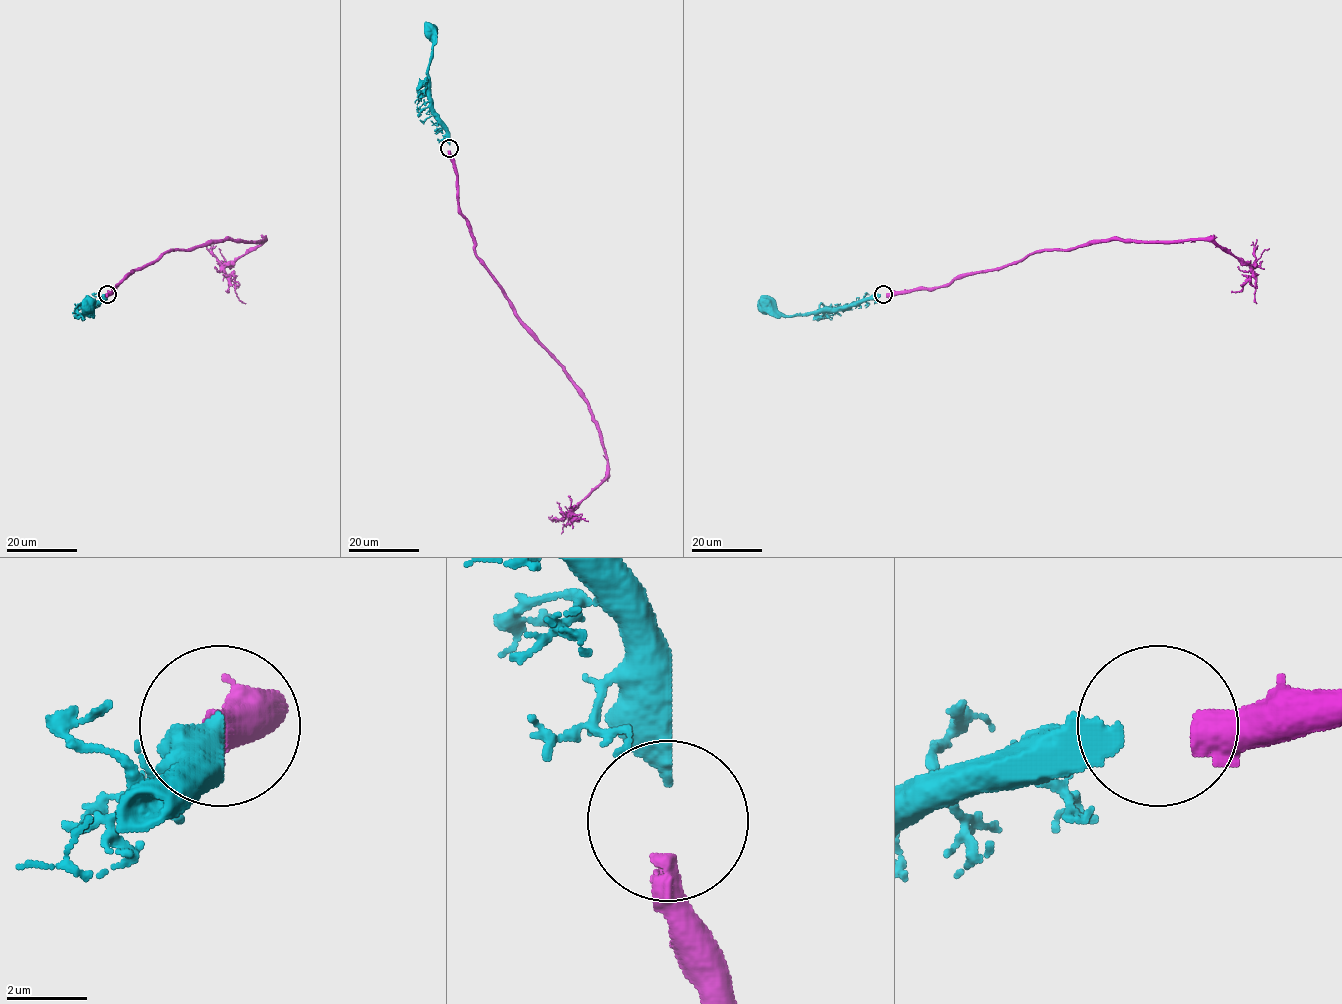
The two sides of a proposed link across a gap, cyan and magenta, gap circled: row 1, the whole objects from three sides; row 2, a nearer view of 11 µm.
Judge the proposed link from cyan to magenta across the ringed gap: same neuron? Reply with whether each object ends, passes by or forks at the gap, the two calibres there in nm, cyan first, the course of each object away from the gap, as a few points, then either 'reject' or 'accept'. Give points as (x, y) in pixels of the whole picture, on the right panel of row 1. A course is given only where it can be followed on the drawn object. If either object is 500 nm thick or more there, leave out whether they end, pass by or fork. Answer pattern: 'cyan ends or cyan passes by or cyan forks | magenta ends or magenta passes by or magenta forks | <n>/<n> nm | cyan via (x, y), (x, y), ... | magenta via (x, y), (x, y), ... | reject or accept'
480/650 nm | cyan via (880, 294), (832, 310), (794, 315), (767, 312), (766, 306) | magenta via (886, 294), (947, 287), (1038, 250), (1073, 250), (1104, 241), (1196, 240), (1227, 248), (1249, 267), (1256, 303) | accept

